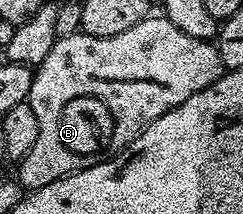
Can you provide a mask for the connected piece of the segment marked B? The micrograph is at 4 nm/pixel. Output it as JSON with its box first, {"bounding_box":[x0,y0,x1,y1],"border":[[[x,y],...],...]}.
{"bounding_box":[17,17,225,192],"border":[[[154,17],[145,18],[137,25],[133,25],[133,29],[125,29],[125,33],[117,33],[113,37],[93,37],[92,35],[85,35],[82,33],[61,35],[55,40],[53,49],[49,49],[49,57],[45,57],[45,61],[41,61],[39,66],[34,68],[35,76],[33,77],[29,102],[33,113],[37,113],[37,142],[33,144],[33,149],[29,149],[27,156],[25,156],[24,159],[18,160],[17,163],[17,167],[19,167],[17,178],[28,192],[41,189],[45,185],[49,185],[61,177],[72,175],[75,171],[97,165],[103,159],[115,158],[115,156],[126,149],[127,145],[134,141],[150,123],[157,121],[157,117],[169,113],[169,109],[181,106],[185,100],[189,97],[193,97],[193,93],[201,93],[201,89],[213,85],[225,74],[225,68],[221,61],[221,53],[214,42],[198,39],[197,37],[189,37],[189,33],[181,33],[181,29],[177,29],[177,25],[173,25],[173,21],[169,21],[166,17],[158,18],[159,19],[154,19]]]}

